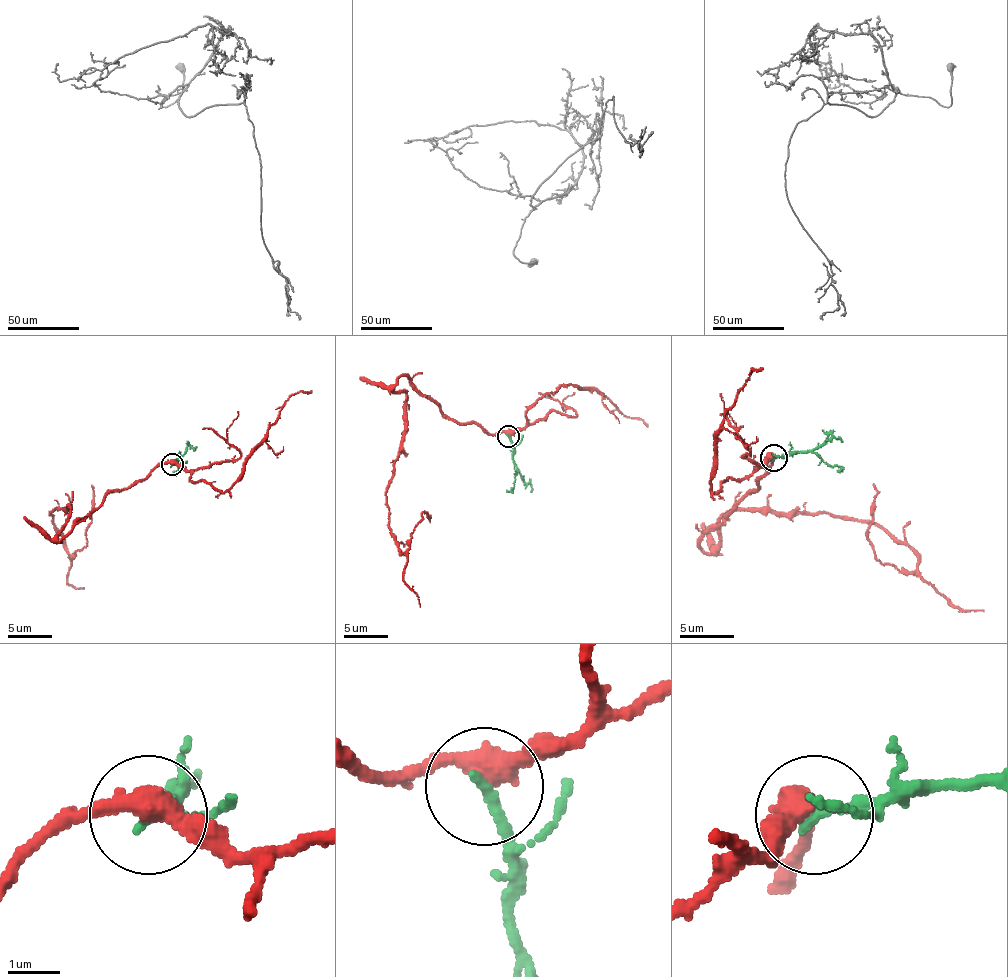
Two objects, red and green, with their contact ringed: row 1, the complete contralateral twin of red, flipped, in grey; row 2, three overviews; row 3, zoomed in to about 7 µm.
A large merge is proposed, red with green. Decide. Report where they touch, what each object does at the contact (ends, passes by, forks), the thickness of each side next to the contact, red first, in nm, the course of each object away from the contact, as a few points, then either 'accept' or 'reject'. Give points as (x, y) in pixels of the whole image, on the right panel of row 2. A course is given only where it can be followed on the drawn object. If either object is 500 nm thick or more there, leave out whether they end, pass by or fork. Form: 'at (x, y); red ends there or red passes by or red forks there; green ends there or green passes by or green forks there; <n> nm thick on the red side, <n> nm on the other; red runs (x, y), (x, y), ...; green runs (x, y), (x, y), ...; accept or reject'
at (774, 458); red passes by; green ends there; 400 nm thick on the red side, 220 nm on the other; red runs (774, 457), (704, 551), (731, 511), (831, 514), (882, 524), (914, 570), (874, 554), (874, 484); green runs (774, 457), (812, 452), (836, 465), (839, 471); reject

